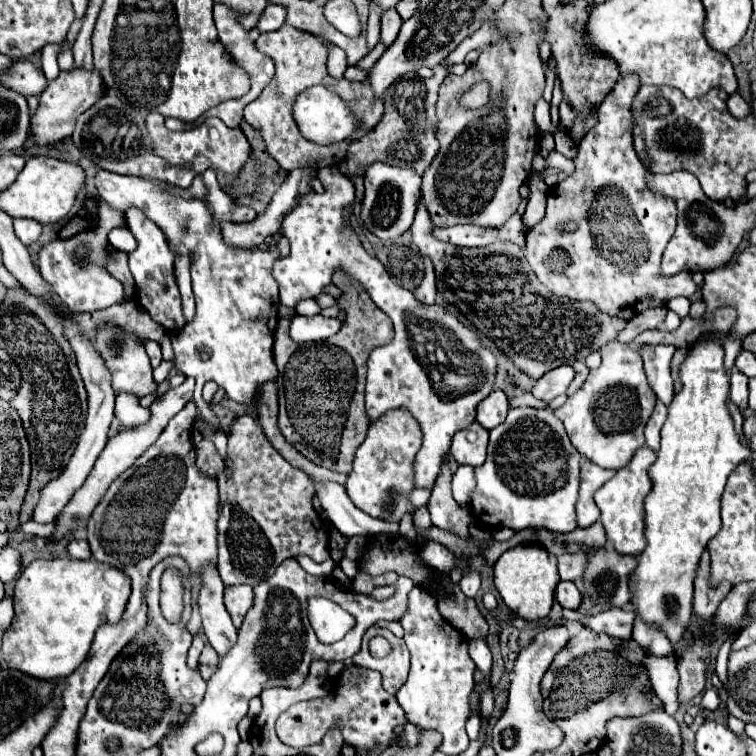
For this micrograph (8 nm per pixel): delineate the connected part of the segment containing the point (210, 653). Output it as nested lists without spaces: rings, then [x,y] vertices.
[[[206,644],[206,648],[202,650],[202,654],[200,656],[204,656],[202,660],[204,660],[204,666],[202,666],[202,670],[206,668],[206,680],[212,676],[212,672],[216,670],[216,664],[218,664],[218,654],[216,654],[216,650],[210,646],[210,644]]]

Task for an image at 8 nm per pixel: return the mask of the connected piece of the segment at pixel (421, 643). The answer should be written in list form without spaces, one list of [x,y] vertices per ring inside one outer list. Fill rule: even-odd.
[[[420,586],[412,588],[408,594],[408,610],[398,620],[404,628],[404,642],[412,656],[412,668],[408,682],[396,692],[400,706],[404,708],[408,720],[414,724],[438,730],[444,740],[438,748],[444,754],[460,754],[468,748],[466,720],[468,720],[468,696],[474,690],[476,664],[468,654],[468,636],[454,628],[438,612],[438,602]]]

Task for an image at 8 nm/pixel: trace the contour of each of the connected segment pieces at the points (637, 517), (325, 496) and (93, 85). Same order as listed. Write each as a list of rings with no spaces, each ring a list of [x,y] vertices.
[[[640,448],[628,466],[620,468],[612,480],[608,480],[596,494],[594,500],[602,512],[602,524],[606,530],[608,542],[620,554],[638,556],[644,550],[644,498],[652,490],[652,480],[648,476],[648,468],[656,462],[656,454],[650,448]]]
[[[320,482],[316,496],[322,510],[328,514],[332,526],[346,538],[350,536],[376,536],[376,534],[398,534],[400,524],[372,518],[358,510],[346,494],[346,488],[336,482]]]
[[[74,66],[68,72],[60,72],[60,76],[56,80],[52,80],[46,86],[46,90],[40,94],[40,106],[38,106],[36,114],[32,116],[30,132],[36,136],[38,144],[46,146],[50,142],[68,138],[74,132],[76,118],[80,114],[84,114],[88,108],[92,108],[92,104],[96,104],[104,96],[104,90],[106,90],[106,86],[104,86],[104,80],[98,70],[86,70],[86,68]]]

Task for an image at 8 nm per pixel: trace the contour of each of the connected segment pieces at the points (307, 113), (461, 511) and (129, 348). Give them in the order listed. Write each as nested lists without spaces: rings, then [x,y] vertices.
[[[320,86],[308,88],[298,96],[294,120],[300,132],[316,144],[340,142],[356,128],[356,120],[340,96]]]
[[[446,458],[444,474],[440,474],[440,480],[436,482],[436,488],[432,490],[432,496],[428,502],[432,524],[448,532],[456,532],[458,536],[468,536],[472,514],[468,512],[468,508],[458,506],[456,500],[452,498],[450,480],[452,480],[452,472],[448,468],[448,458]]]
[[[102,324],[96,330],[96,334],[92,336],[92,346],[96,348],[96,352],[106,362],[106,368],[110,370],[110,376],[112,376],[112,388],[114,388],[116,394],[128,392],[128,394],[134,394],[134,396],[142,398],[142,396],[148,396],[148,394],[156,392],[158,386],[154,382],[150,358],[144,350],[144,340],[142,338],[138,338],[136,334],[124,330],[122,326]]]

